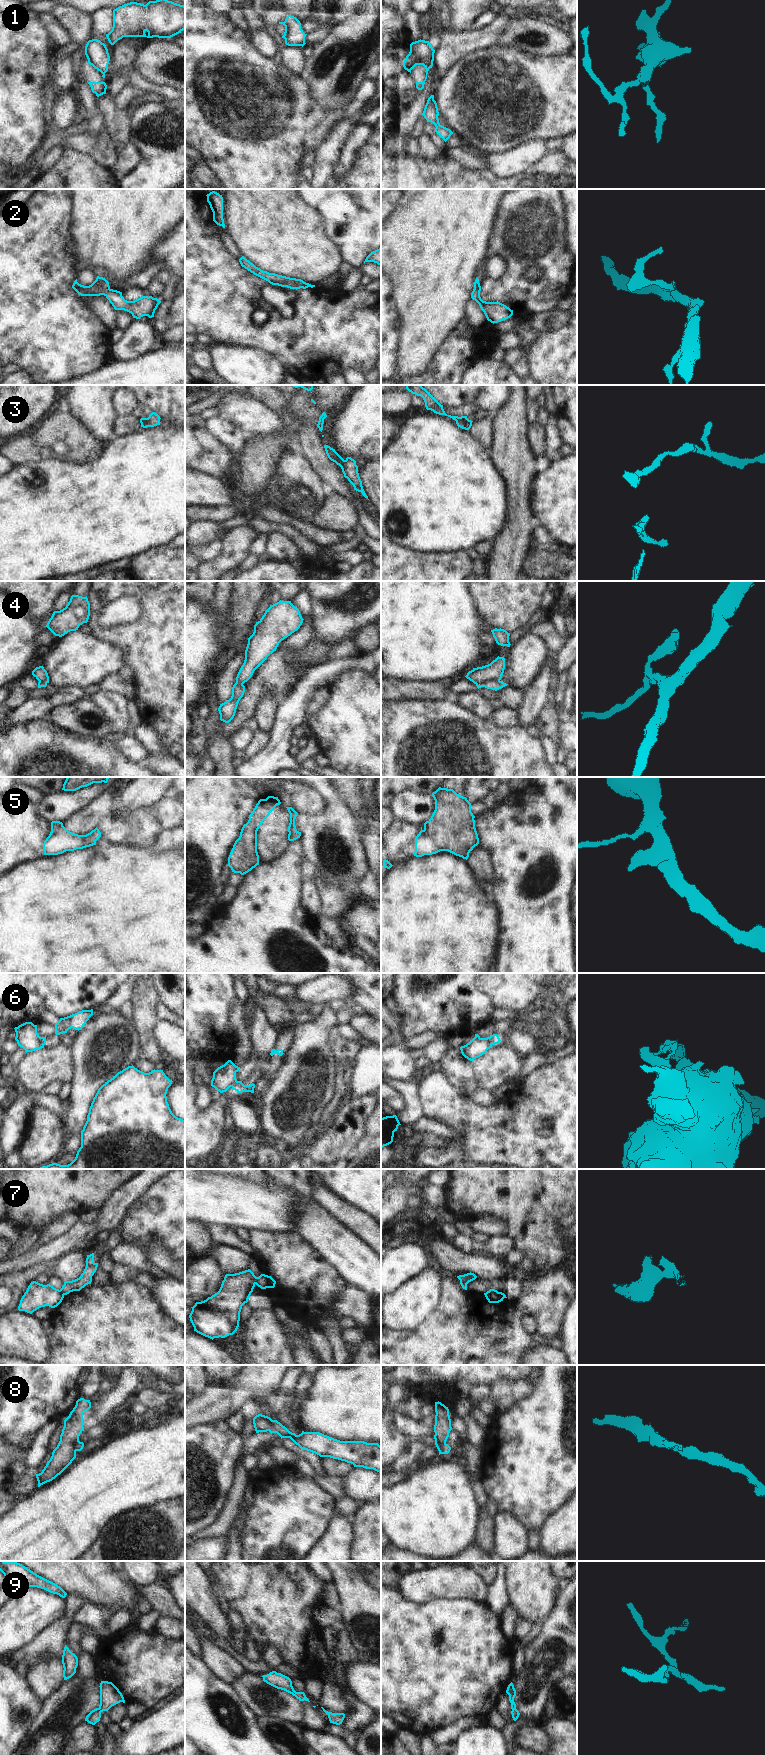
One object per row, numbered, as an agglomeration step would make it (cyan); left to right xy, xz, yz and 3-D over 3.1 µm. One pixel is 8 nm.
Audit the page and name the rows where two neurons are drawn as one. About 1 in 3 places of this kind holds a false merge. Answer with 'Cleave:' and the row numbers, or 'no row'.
Cleave: 1, 4, 6, 7, 8.

